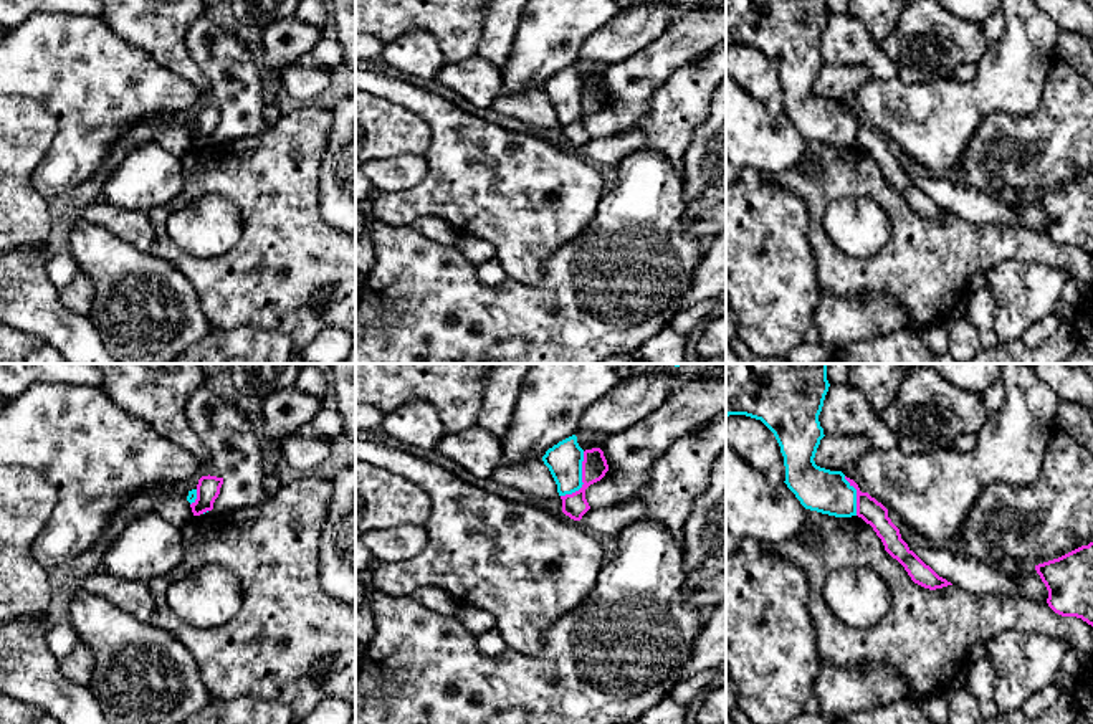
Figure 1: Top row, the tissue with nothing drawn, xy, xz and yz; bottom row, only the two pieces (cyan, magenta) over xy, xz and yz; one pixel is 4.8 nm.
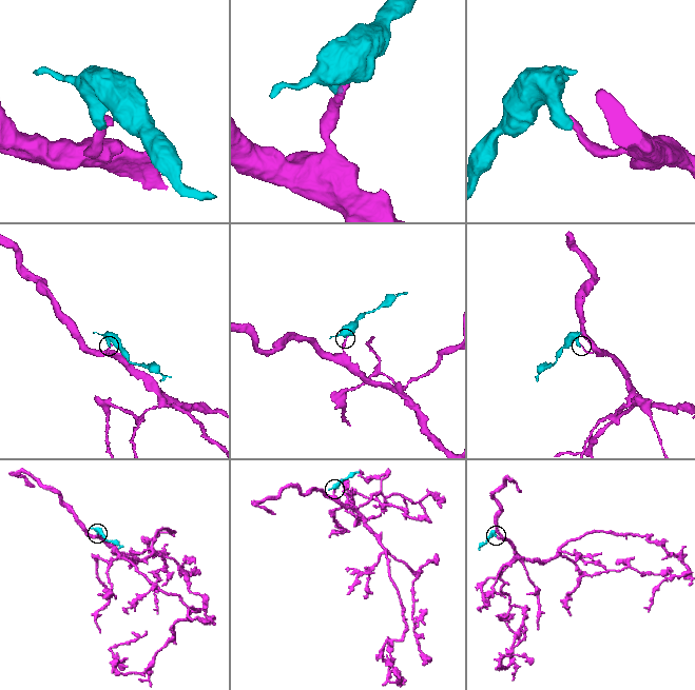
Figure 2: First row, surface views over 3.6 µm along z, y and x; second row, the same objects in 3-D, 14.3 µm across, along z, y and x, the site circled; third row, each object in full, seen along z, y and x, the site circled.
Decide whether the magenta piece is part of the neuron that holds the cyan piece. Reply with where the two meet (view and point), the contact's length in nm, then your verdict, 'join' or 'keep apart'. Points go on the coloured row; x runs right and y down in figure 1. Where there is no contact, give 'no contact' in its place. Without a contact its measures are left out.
meets cyan in xz at (581, 480); contact 260 nm long; keep apart

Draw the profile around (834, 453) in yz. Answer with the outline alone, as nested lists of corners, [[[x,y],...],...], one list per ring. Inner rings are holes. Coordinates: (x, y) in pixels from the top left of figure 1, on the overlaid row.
[[[825,435],[815,453],[815,464],[830,471],[842,471],[853,464],[866,450],[870,441],[865,436]]]

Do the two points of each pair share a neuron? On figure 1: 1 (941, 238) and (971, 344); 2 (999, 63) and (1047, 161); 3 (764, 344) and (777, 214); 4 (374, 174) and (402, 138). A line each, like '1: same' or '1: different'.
1: different
2: different
3: same
4: different

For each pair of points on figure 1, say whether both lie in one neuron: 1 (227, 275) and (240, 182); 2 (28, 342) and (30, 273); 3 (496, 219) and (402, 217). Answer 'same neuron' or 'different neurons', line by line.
1: same neuron
2: different neurons
3: same neuron

